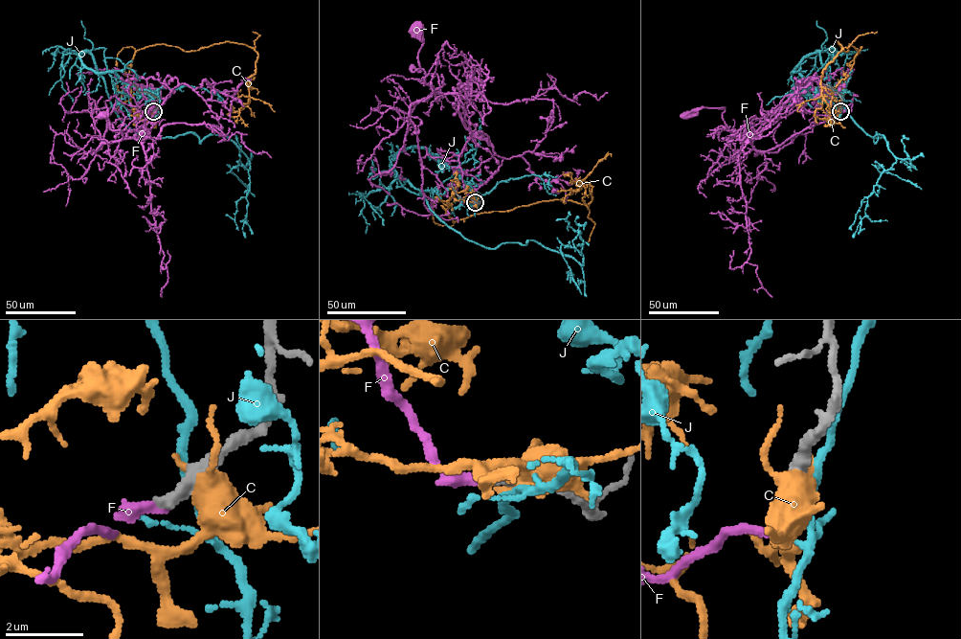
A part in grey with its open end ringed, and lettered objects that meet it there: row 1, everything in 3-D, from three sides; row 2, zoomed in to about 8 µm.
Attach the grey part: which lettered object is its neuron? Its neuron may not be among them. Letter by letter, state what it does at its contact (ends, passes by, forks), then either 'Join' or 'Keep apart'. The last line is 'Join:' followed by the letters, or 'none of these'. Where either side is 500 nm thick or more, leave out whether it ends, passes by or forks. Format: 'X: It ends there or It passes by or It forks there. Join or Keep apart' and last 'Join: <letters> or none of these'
C: Keep apart
F: It ends there. Join
J: Keep apart
Join: F

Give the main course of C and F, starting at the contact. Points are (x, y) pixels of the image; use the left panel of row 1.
C: (155, 110), (137, 116), (129, 102), (137, 51), (242, 43), (257, 54), (238, 112), (247, 125)
F: (153, 111), (144, 115), (140, 107), (149, 111), (137, 139), (110, 129), (98, 109), (107, 107), (104, 115)

